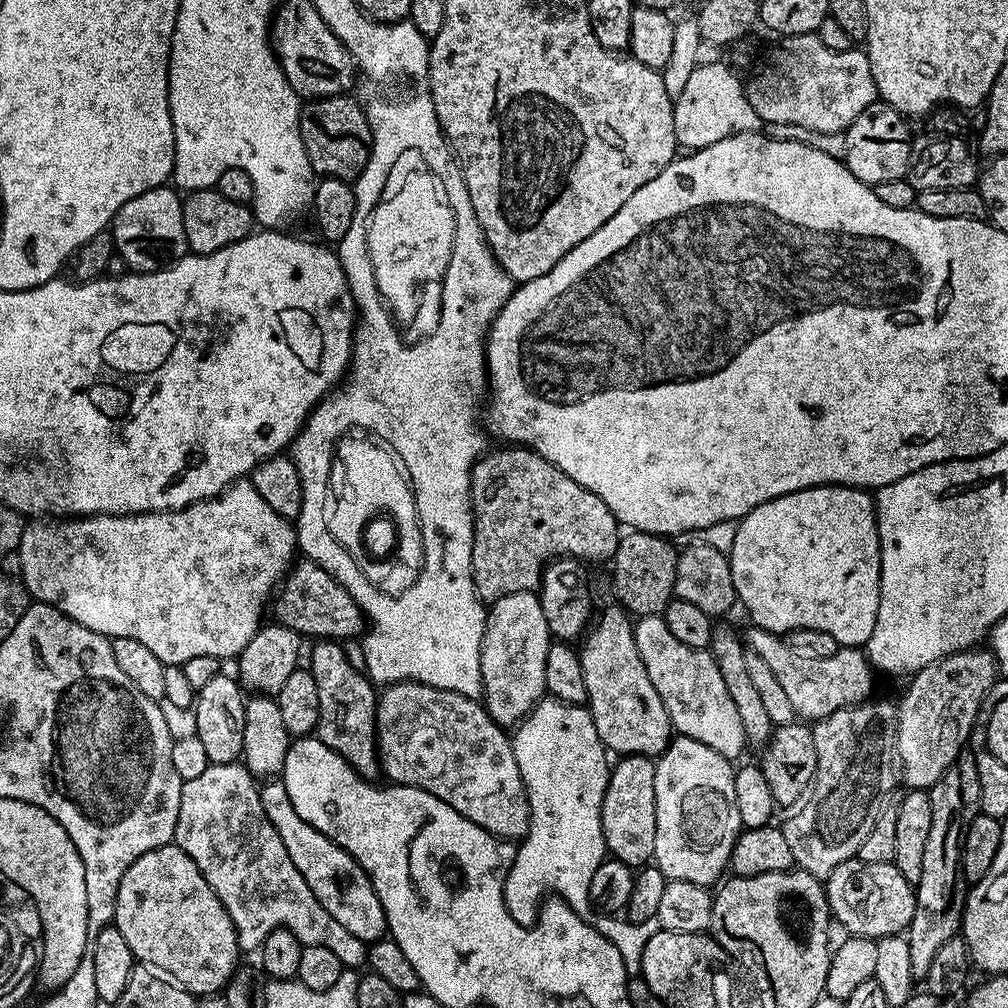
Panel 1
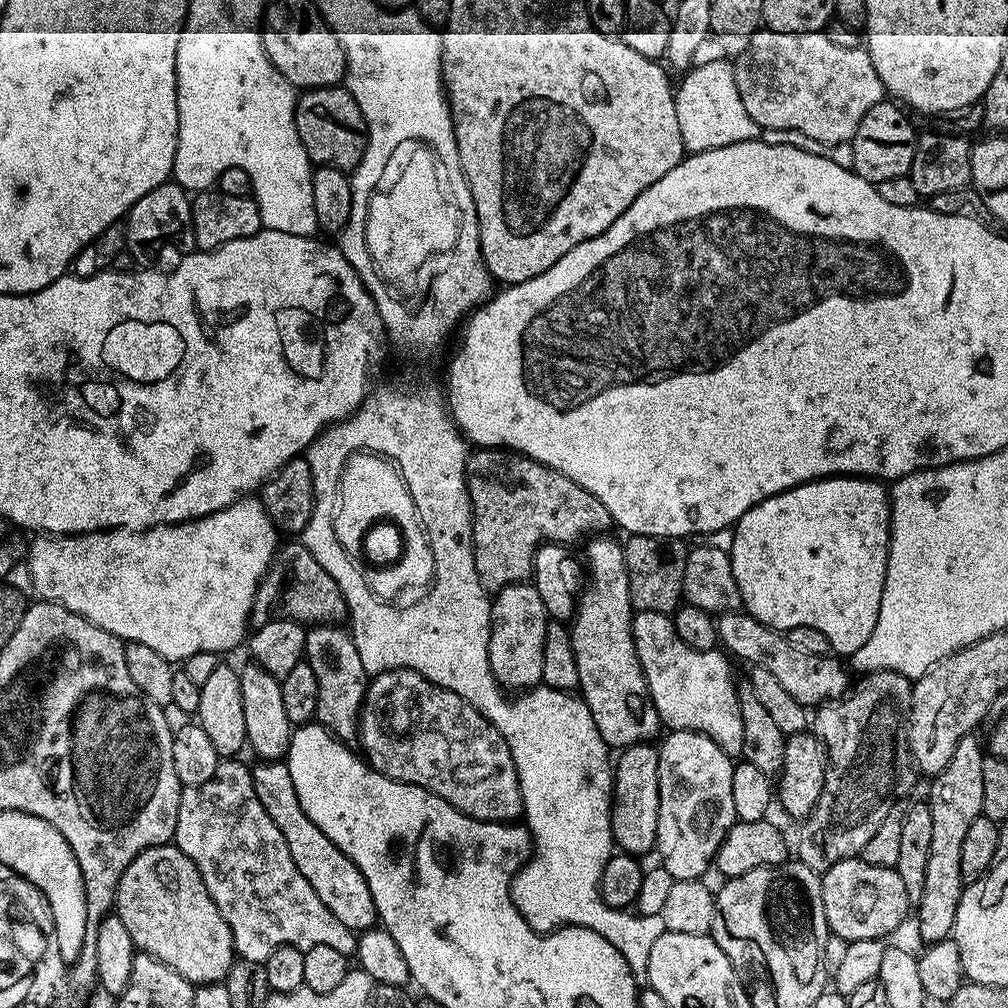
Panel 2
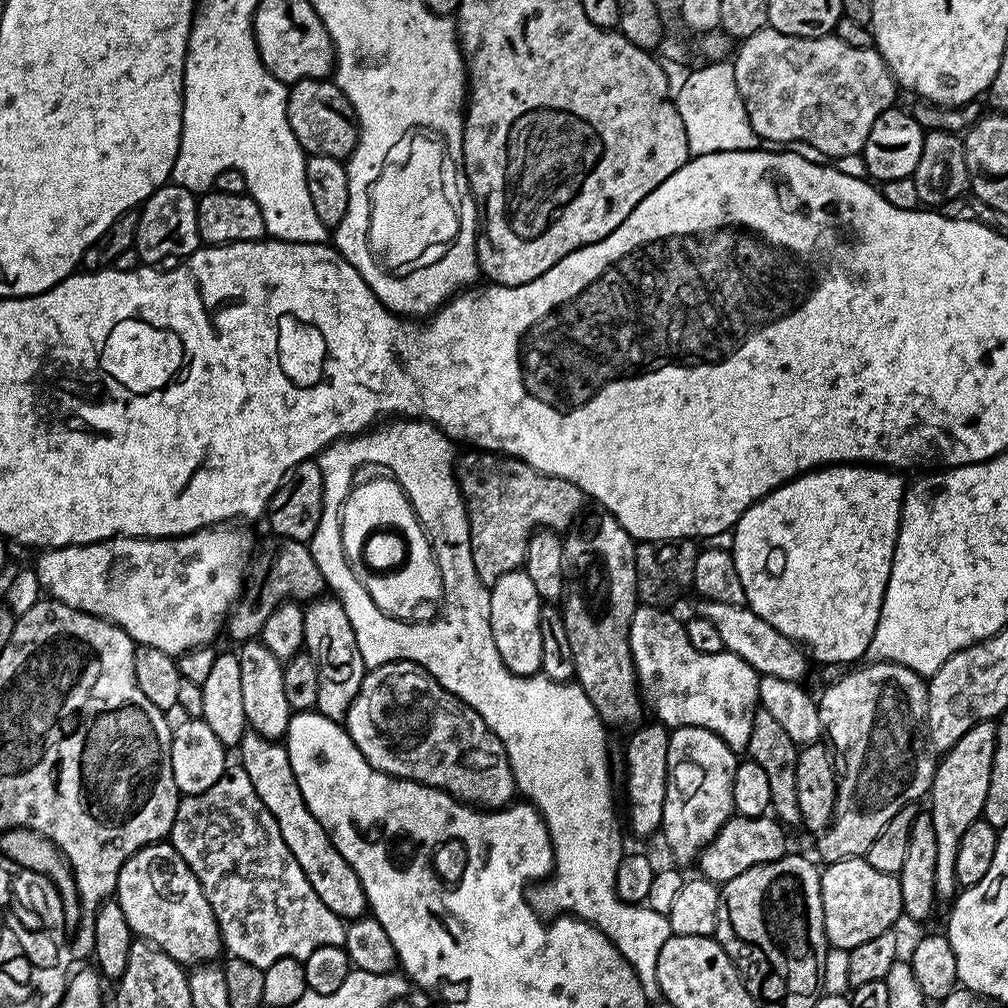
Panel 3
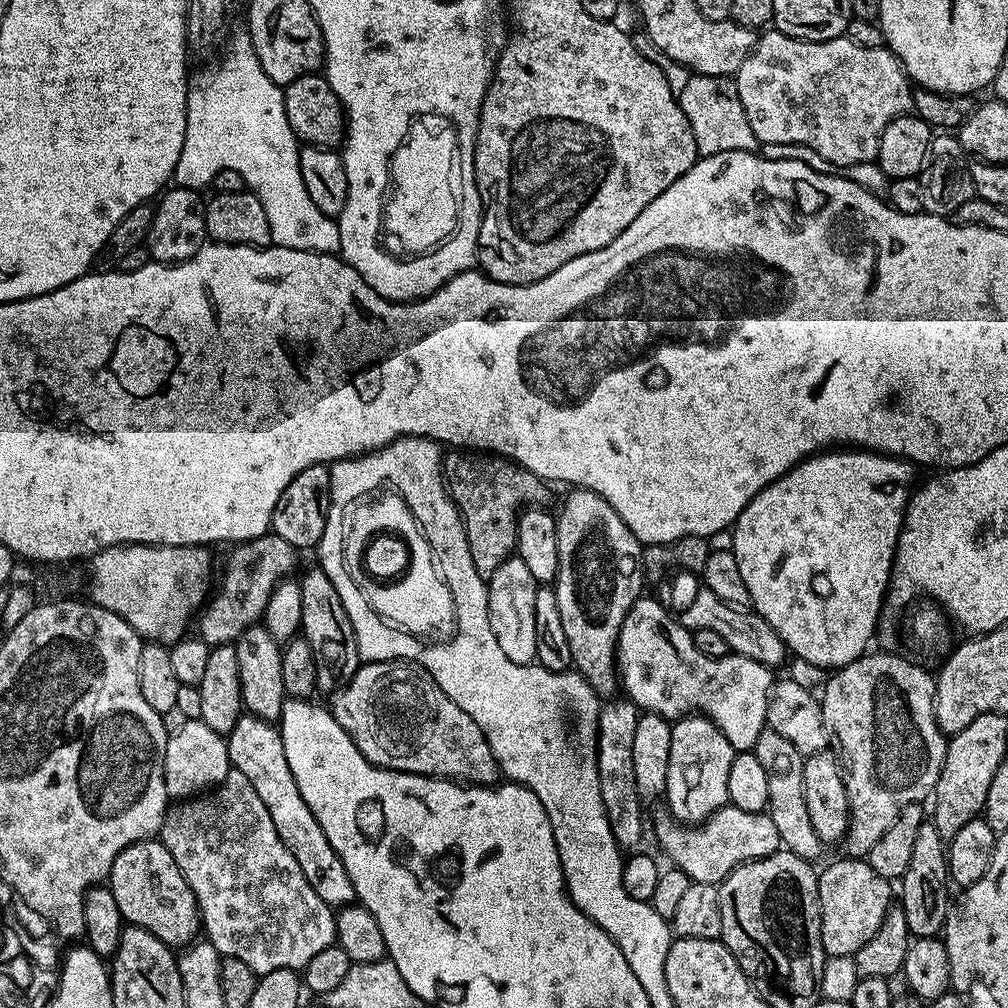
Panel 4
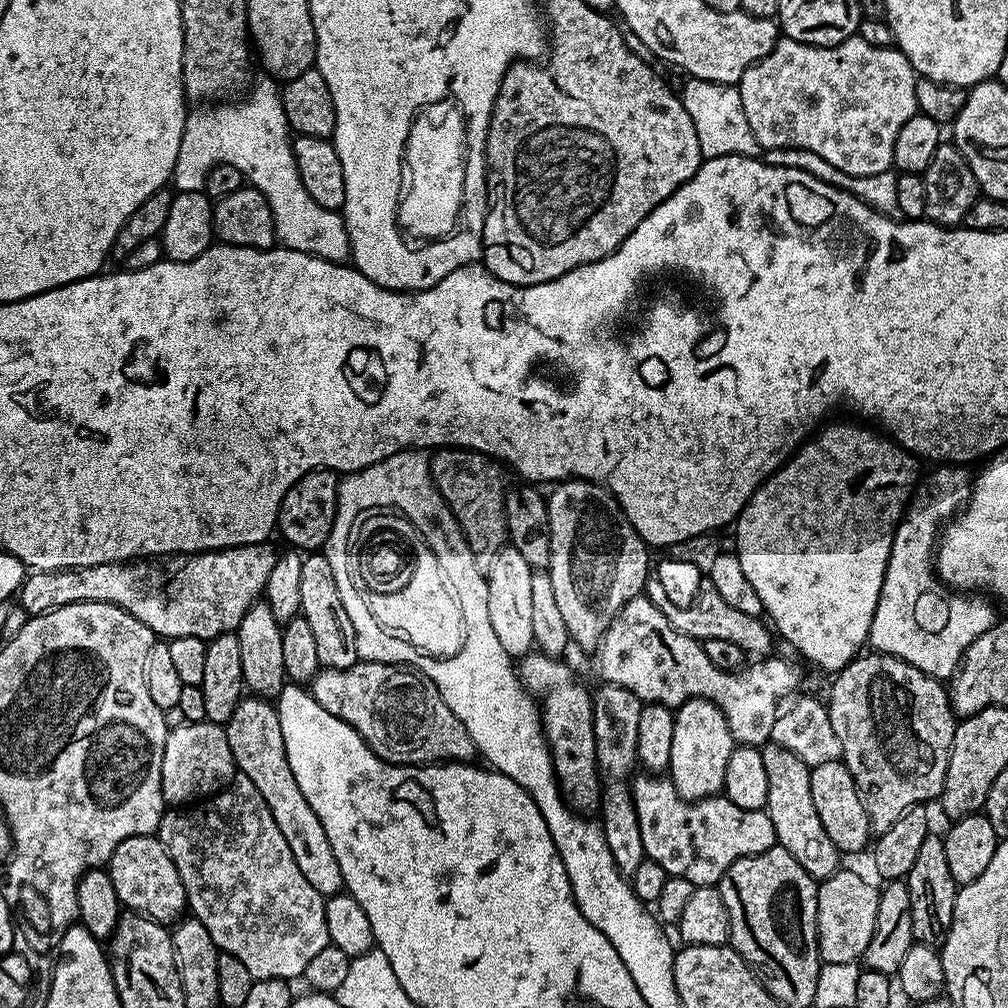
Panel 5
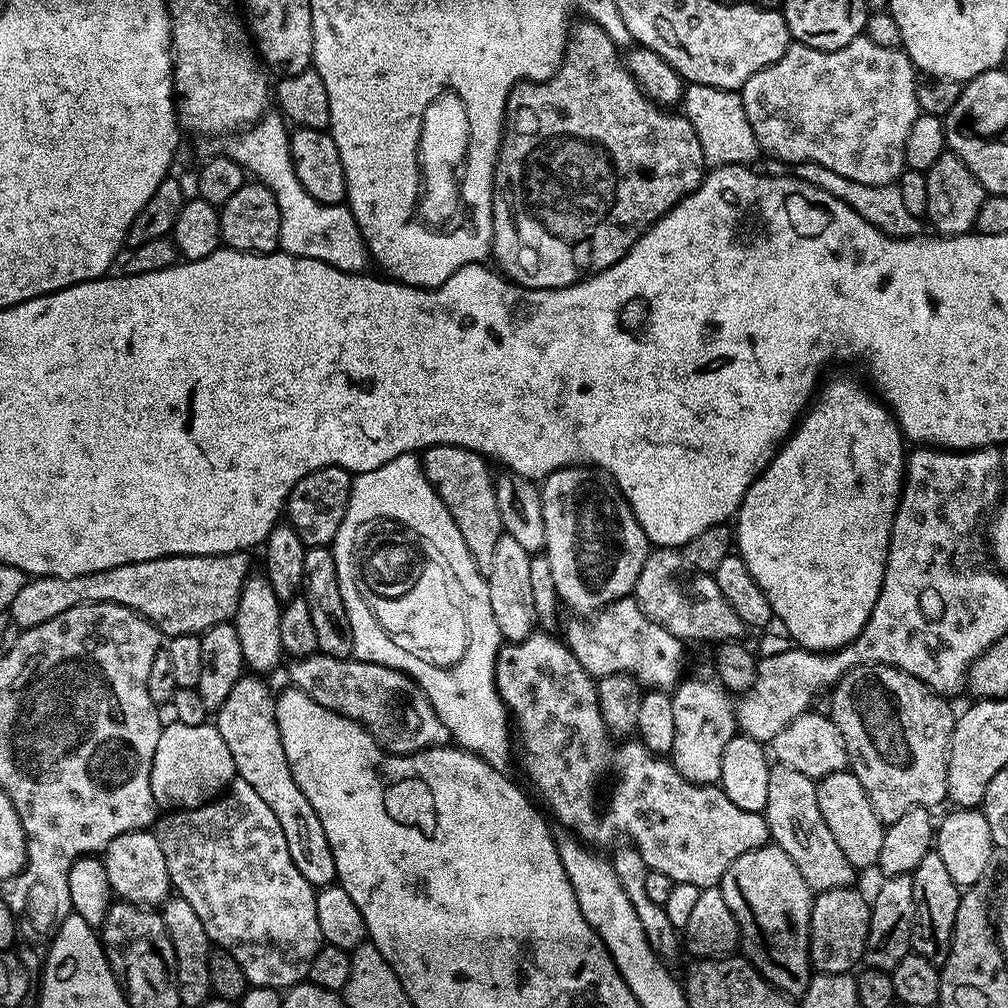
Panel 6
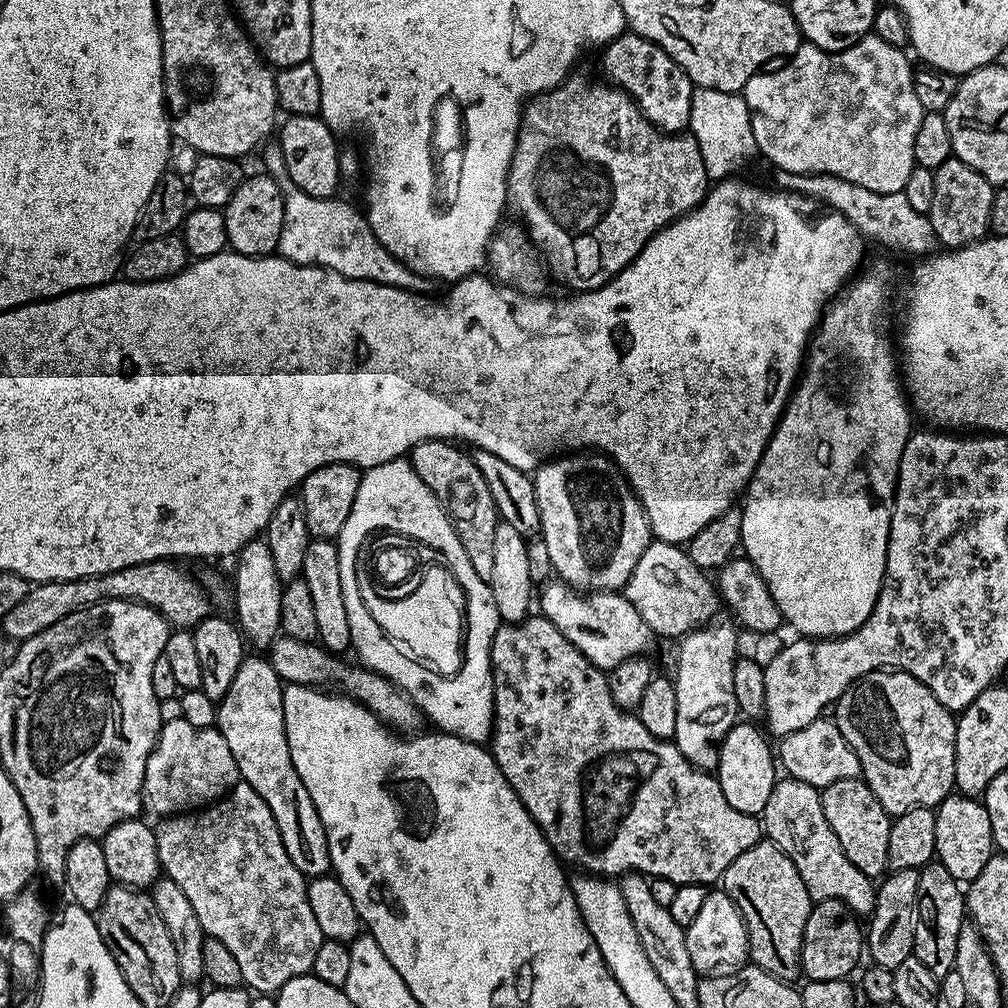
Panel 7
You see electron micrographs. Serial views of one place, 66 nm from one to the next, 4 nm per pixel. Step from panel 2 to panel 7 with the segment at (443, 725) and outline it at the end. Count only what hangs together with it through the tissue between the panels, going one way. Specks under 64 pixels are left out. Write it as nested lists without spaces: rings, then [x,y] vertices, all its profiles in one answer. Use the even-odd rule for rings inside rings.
[[[281,634],[272,641],[267,649],[266,659],[274,666],[274,670],[280,675],[285,685],[332,686],[328,684],[337,684],[340,687],[337,689],[343,695],[366,706],[389,728],[401,734],[416,734],[421,731],[421,710],[401,688],[394,686],[394,682],[390,682],[382,674],[371,672],[370,669],[357,666],[355,663],[354,665],[347,664],[344,658],[329,652],[319,643],[298,642],[296,638]]]

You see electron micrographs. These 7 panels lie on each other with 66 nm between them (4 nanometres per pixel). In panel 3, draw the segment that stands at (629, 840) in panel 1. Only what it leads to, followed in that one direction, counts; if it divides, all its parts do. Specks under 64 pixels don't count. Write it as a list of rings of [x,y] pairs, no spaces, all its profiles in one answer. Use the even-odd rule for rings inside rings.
[[[659,722],[641,723],[624,748],[624,800],[628,803],[626,828],[636,836],[652,836],[661,831],[662,810],[666,806],[666,750],[670,732]]]

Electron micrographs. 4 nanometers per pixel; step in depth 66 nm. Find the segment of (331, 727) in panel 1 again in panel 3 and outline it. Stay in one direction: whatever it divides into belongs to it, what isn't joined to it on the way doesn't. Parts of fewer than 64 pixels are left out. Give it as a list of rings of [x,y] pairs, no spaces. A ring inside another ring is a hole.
[[[325,594],[309,603],[304,608],[304,646],[310,658],[314,658],[314,666],[318,669],[318,702],[315,711],[320,712],[326,718],[337,722],[343,721],[344,714],[348,710],[348,703],[358,694],[362,686],[362,678],[365,674],[365,666],[362,662],[362,650],[358,650],[358,638],[354,638],[354,625],[349,609],[344,608],[332,594]]]

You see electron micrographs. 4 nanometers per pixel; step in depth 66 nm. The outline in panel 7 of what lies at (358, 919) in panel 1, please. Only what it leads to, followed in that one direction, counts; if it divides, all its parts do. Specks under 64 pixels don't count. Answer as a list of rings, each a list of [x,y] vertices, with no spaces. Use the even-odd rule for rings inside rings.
[[[249,655],[242,662],[242,666],[238,666],[238,674],[234,674],[230,690],[226,690],[223,700],[219,701],[215,727],[226,738],[230,754],[234,754],[240,780],[250,785],[263,798],[266,806],[270,806],[270,814],[274,814],[274,822],[278,822],[278,830],[282,834],[286,854],[290,854],[290,862],[298,866],[305,878],[326,876],[332,872],[330,850],[324,827],[318,818],[318,810],[314,810],[314,802],[310,802],[310,794],[306,794],[306,786],[302,786],[302,778],[298,778],[298,770],[294,770],[294,762],[290,758],[290,746],[286,742],[284,729],[284,690],[285,685],[280,675],[268,659],[263,655]]]

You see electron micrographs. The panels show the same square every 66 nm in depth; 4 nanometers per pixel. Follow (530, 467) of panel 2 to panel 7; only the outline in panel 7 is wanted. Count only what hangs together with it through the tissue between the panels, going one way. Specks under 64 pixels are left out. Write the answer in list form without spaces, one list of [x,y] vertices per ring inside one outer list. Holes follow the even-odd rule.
[[[427,440],[413,446],[410,459],[418,478],[430,486],[434,498],[438,498],[452,519],[458,542],[462,542],[462,547],[466,549],[474,571],[487,581],[490,574],[494,574],[494,530],[498,523],[494,494],[490,494],[490,486],[486,486],[482,470],[478,470],[471,455],[463,450],[463,447],[447,440]]]

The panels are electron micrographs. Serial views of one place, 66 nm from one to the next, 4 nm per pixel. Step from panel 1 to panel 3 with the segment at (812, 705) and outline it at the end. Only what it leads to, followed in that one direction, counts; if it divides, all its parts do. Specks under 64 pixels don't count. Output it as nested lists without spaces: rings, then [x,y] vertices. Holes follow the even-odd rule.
[[[704,600],[698,608],[699,615],[710,618],[710,622],[714,622],[714,627],[718,629],[718,635],[722,637],[725,649],[734,654],[738,654],[738,658],[742,658],[742,662],[746,662],[761,676],[773,676],[774,678],[786,678],[786,682],[800,682],[805,678],[808,672],[808,664],[810,665],[810,656],[801,645],[795,640],[786,638],[786,634],[778,634],[778,630],[774,630],[774,626],[770,626],[770,622],[762,622],[762,618],[758,618],[758,614],[754,614],[747,606],[730,606],[726,602],[714,602],[713,600]]]

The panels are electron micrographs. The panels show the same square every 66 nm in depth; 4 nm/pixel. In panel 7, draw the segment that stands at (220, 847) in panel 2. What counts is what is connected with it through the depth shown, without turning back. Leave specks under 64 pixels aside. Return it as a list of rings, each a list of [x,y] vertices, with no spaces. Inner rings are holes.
[[[240,782],[232,789],[227,798],[221,798],[208,807],[195,812],[181,812],[174,816],[163,817],[155,825],[156,845],[158,846],[158,858],[163,875],[169,876],[174,882],[178,882],[178,887],[186,894],[186,899],[190,901],[190,906],[194,906],[194,914],[198,914],[198,922],[202,922],[202,930],[205,936],[218,938],[218,942],[223,942],[234,954],[238,961],[238,966],[242,970],[244,984],[256,994],[275,994],[280,991],[290,978],[298,978],[311,973],[314,966],[314,958],[318,955],[318,948],[324,942],[322,930],[318,930],[318,922],[314,919],[314,914],[310,910],[310,898],[308,897],[308,880],[300,873],[298,866],[290,862],[290,854],[286,854],[286,846],[282,842],[282,834],[278,830],[278,822],[274,822],[274,814],[270,814],[270,806],[261,796],[254,791],[250,785]]]

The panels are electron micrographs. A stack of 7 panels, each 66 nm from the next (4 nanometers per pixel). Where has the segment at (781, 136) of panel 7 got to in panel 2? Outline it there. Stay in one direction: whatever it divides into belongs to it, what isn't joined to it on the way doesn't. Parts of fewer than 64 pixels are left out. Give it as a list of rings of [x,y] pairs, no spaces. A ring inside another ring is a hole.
[[[761,30],[747,37],[748,49],[734,60],[739,97],[746,111],[760,129],[798,130],[820,143],[838,144],[851,141],[866,112],[886,93],[870,54],[863,48],[842,50],[823,32],[769,32]]]

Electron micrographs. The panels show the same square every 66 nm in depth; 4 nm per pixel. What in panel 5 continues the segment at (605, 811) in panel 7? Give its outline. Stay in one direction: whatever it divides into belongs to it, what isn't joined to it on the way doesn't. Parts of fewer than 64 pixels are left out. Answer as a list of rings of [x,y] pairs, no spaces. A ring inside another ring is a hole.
[[[531,651],[518,664],[521,684],[533,697],[542,699],[542,723],[548,748],[552,751],[552,765],[560,795],[568,807],[581,813],[592,814],[600,806],[600,774],[596,766],[596,746],[592,725],[592,692],[572,673],[568,664],[555,656],[544,656]],[[660,774],[640,775],[633,779],[632,797],[638,814],[638,826],[642,830],[644,854],[647,859],[658,862],[658,866],[662,866],[669,876],[686,878],[686,882],[697,886],[716,886],[726,870],[734,866],[734,862],[777,847],[774,822],[770,822],[764,808],[742,810],[742,806],[734,806],[734,802],[730,802],[723,794],[708,796],[704,800],[684,800],[671,779]]]

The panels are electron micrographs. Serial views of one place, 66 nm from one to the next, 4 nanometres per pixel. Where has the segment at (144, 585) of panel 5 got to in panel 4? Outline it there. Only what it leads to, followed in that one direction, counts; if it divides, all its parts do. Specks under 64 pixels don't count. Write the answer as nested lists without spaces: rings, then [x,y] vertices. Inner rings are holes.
[[[274,534],[245,540],[233,548],[236,549],[229,554],[228,561],[224,564],[224,573],[221,576],[219,573],[218,583],[210,599],[199,609],[198,619],[194,624],[200,639],[213,646],[235,645],[236,639],[247,628],[259,625],[274,586],[295,573],[292,571],[296,568],[298,549]]]

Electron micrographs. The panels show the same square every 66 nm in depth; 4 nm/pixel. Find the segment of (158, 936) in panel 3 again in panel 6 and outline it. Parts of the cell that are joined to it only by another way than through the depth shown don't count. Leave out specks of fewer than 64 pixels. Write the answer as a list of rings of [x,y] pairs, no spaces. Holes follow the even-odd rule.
[[[155,831],[118,834],[118,838],[104,848],[102,859],[112,891],[121,901],[141,906],[160,906],[173,891],[170,870],[166,870],[166,857],[162,854],[162,846],[158,846]]]

